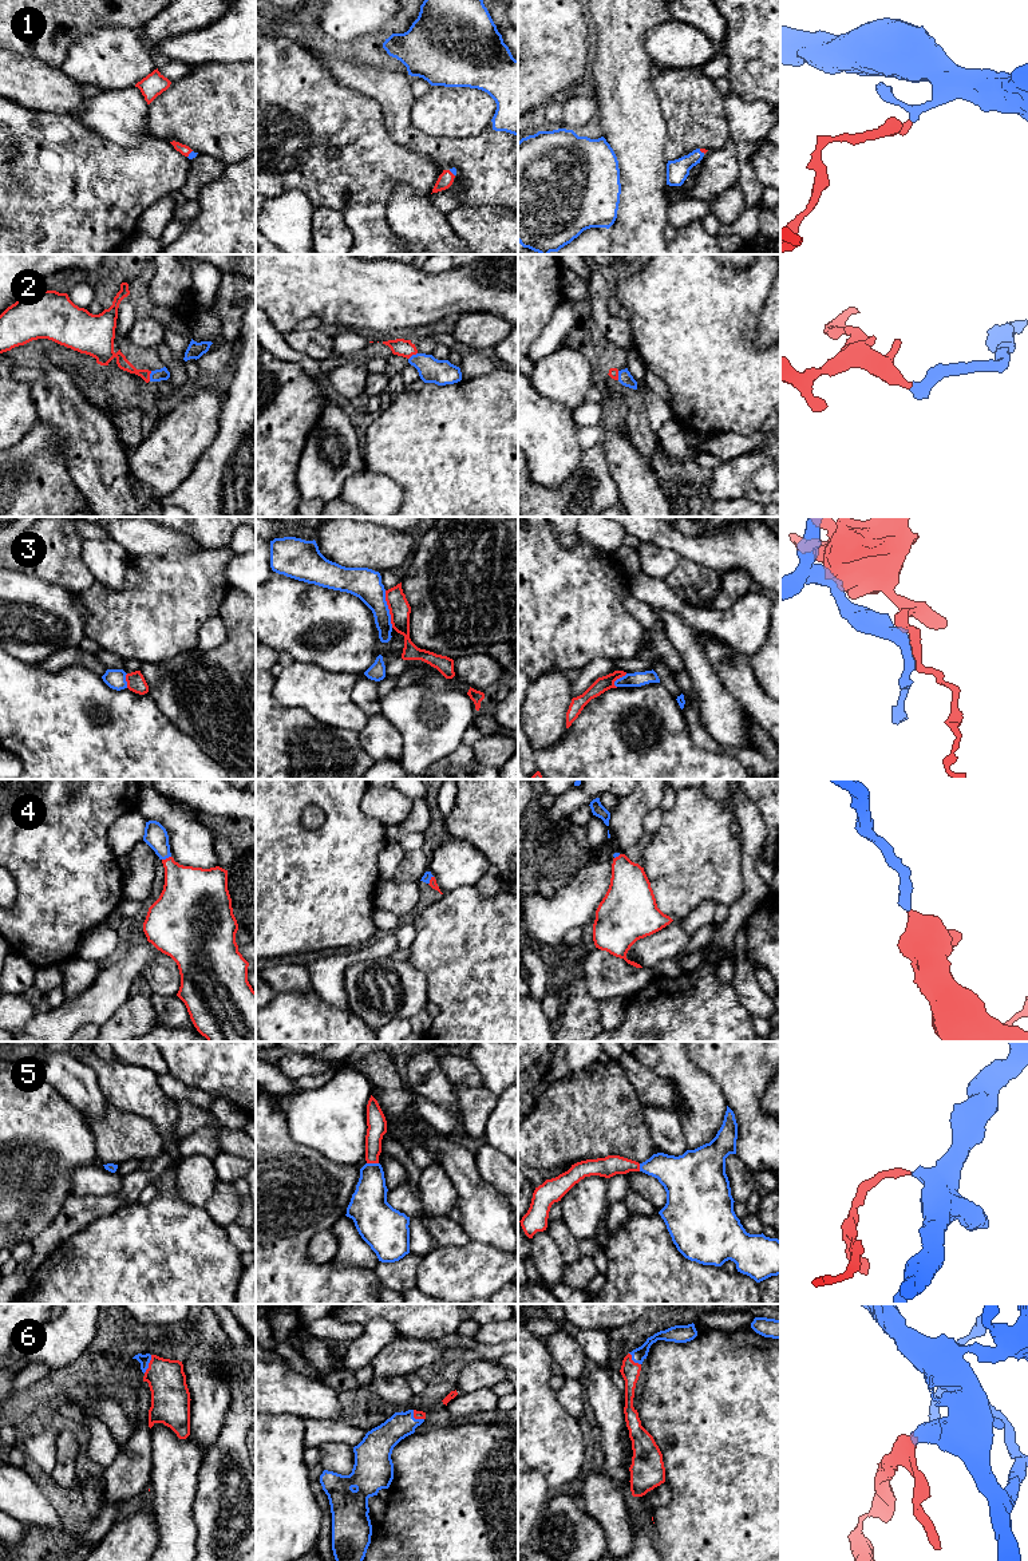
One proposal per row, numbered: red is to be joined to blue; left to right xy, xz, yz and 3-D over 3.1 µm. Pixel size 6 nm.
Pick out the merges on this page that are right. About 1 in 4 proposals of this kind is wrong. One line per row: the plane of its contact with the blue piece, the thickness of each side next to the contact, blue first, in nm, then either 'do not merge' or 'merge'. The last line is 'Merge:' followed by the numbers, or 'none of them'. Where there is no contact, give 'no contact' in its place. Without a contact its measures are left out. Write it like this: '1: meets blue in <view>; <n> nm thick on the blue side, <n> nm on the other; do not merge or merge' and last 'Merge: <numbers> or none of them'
1: meets blue in xy; 40 nm thick on the blue side, 70 nm on the other; merge
2: meets blue in xy; 70 nm thick on the blue side, 70 nm on the other; merge
3: meets blue in xz; 190 nm thick on the blue side, 130 nm on the other; merge
4: meets blue in xy; 140 nm thick on the blue side, 300 nm on the other; merge
5: meets blue in xz; 220 nm thick on the blue side, 120 nm on the other; merge
6: meets blue in xy; 60 nm thick on the blue side, 240 nm on the other; merge
Merge: 1, 2, 3, 4, 5, 6

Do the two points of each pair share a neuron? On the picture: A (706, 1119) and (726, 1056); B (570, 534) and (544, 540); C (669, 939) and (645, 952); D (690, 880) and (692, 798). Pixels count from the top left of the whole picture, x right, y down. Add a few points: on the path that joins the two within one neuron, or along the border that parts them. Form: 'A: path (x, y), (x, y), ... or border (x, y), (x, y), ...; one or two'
A: border (692, 1063), (716, 1085), (727, 1105); two
B: border (554, 530), (565, 546), (573, 546), (582, 541); two
C: path (664, 944), (651, 949); one
D: path (690, 860), (692, 857), (692, 818); one

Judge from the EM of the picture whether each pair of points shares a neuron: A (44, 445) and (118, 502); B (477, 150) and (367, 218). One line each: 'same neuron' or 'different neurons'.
A: different neurons
B: different neurons

